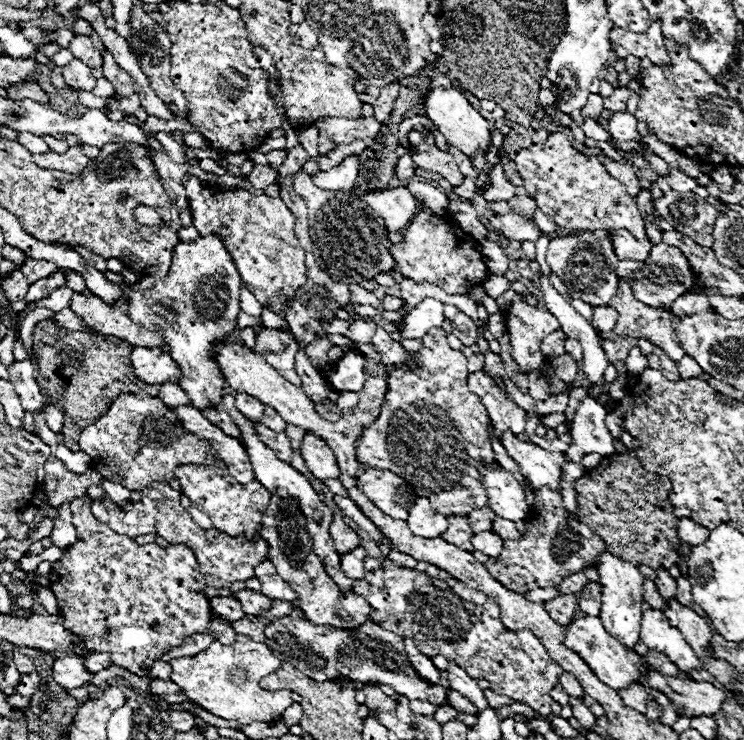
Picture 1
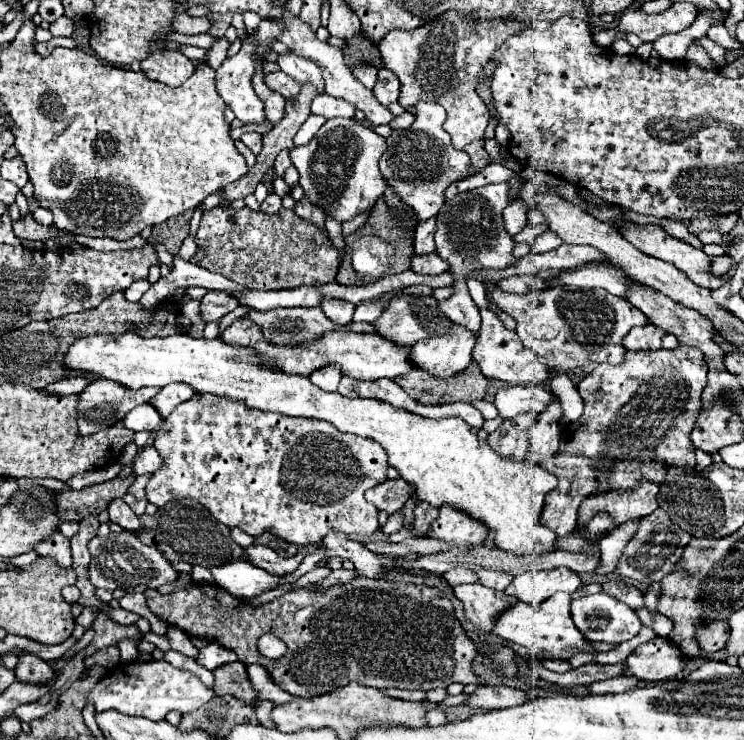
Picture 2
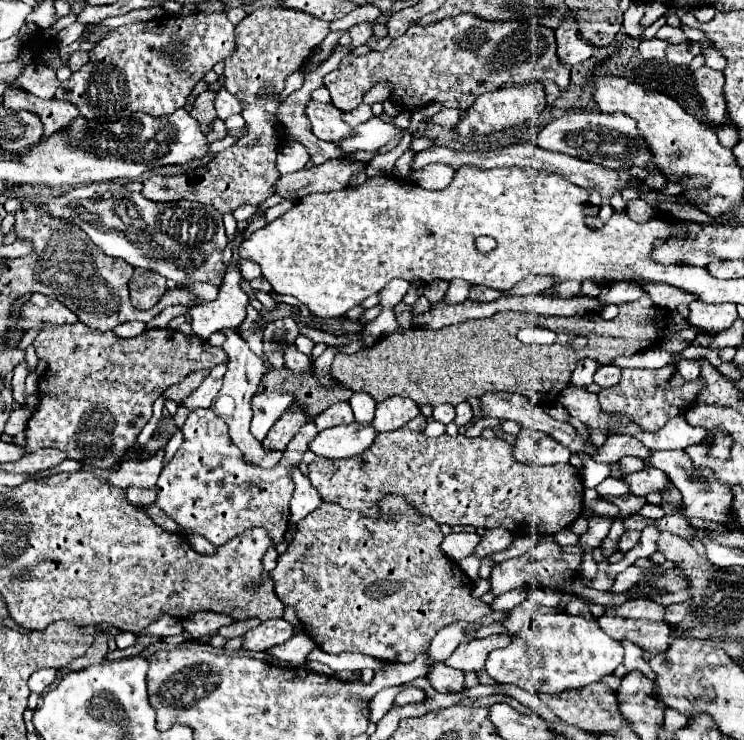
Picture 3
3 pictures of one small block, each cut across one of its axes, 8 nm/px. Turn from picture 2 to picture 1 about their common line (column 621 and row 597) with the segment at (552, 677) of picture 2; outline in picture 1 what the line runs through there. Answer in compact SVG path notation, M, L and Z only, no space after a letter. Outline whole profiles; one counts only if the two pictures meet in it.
M658 568L656 574L658 574L658 578L654 580L654 584L656 584L658 592L662 592L662 598L674 600L676 598L676 580L668 574L666 568Z

